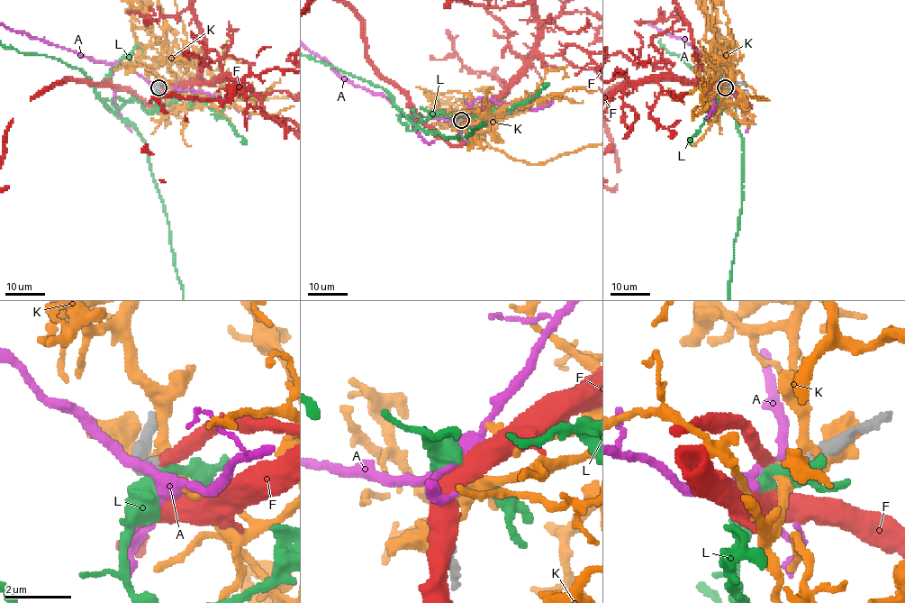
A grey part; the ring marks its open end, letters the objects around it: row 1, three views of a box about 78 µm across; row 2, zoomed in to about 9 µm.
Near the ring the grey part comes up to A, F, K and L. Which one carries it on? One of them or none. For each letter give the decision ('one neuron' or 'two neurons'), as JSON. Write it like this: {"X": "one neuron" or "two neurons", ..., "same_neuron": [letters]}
{"A": "two neurons", "F": "one neuron", "K": "two neurons", "L": "two neurons", "same_neuron": ["F"]}

